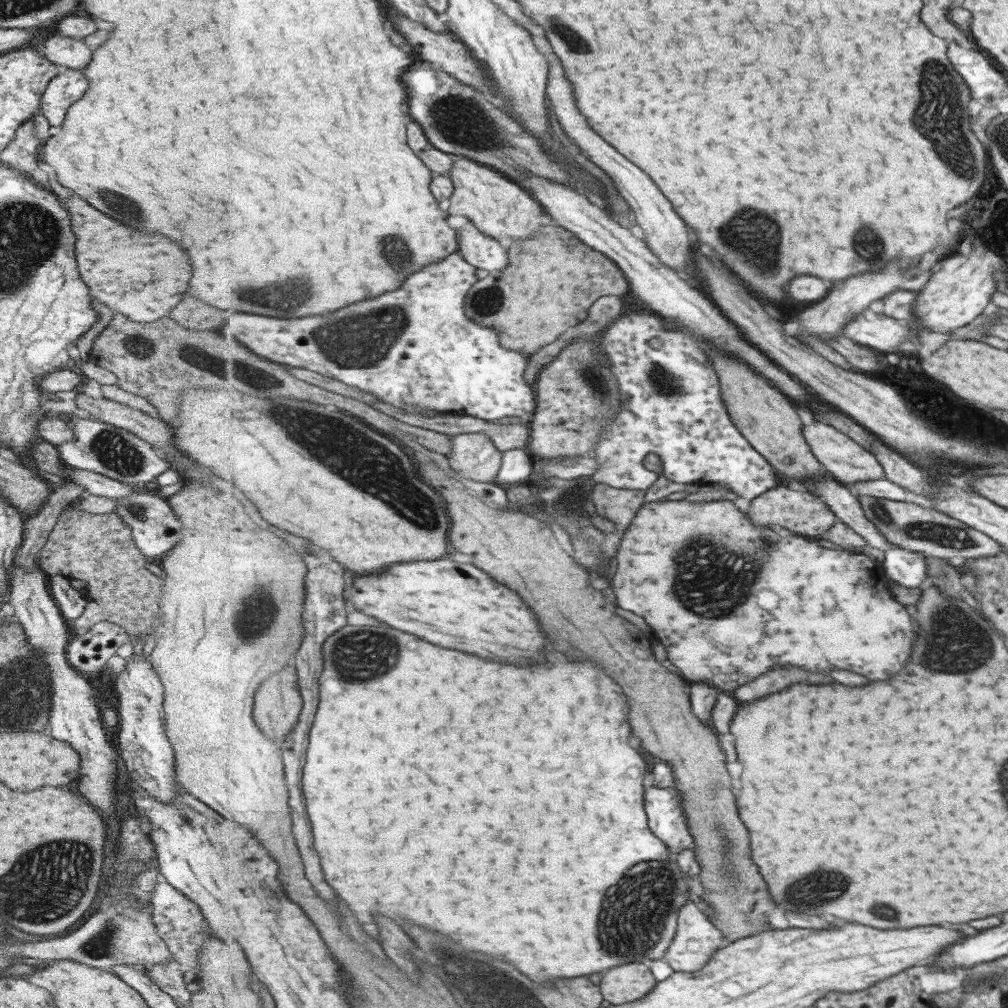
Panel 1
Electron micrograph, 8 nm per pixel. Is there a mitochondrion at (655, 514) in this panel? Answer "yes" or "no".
no

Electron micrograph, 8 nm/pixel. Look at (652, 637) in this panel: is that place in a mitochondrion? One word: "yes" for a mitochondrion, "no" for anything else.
no

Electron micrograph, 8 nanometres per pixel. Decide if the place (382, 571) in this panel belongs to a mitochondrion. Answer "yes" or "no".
no

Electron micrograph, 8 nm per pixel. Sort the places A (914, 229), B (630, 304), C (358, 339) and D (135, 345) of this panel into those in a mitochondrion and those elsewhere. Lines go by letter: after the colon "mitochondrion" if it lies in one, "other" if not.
A: other
B: other
C: mitochondrion
D: mitochondrion

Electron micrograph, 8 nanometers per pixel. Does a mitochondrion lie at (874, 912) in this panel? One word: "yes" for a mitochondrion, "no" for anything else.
yes

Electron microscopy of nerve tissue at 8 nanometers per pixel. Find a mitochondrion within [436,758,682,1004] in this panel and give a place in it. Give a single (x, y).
(636, 928)

